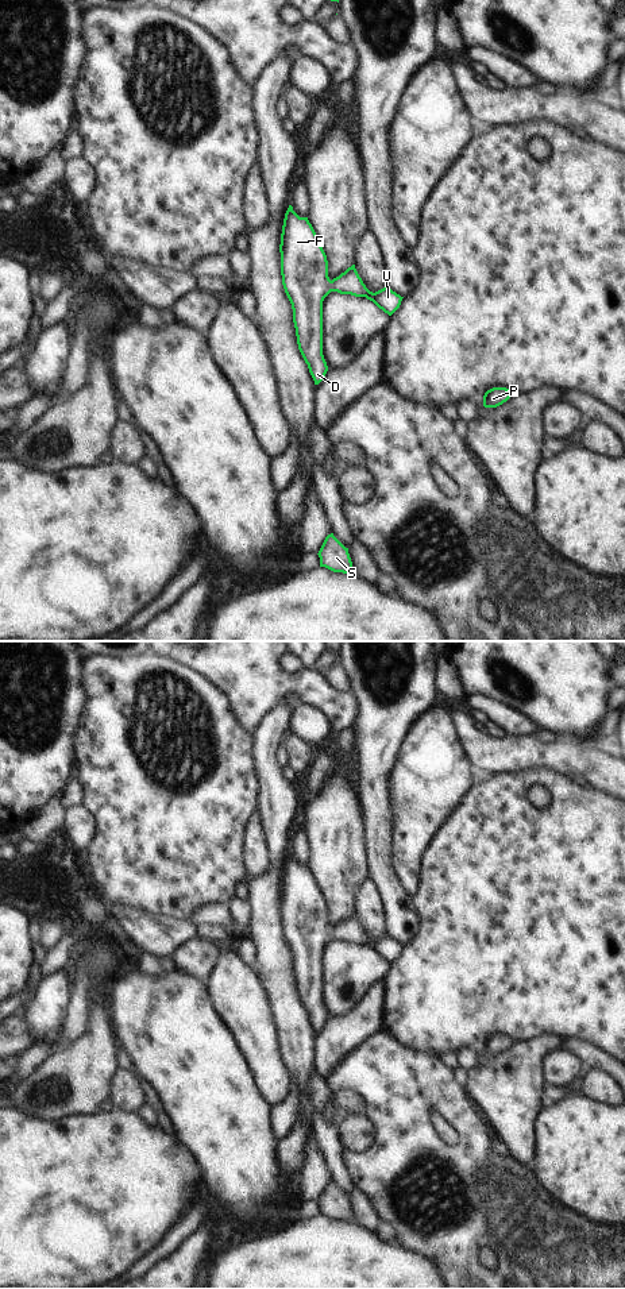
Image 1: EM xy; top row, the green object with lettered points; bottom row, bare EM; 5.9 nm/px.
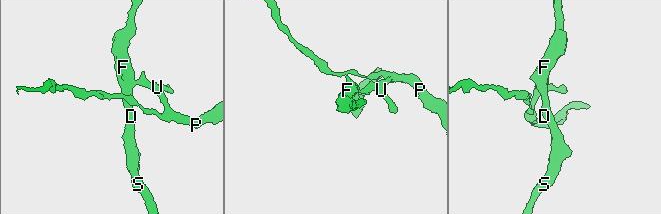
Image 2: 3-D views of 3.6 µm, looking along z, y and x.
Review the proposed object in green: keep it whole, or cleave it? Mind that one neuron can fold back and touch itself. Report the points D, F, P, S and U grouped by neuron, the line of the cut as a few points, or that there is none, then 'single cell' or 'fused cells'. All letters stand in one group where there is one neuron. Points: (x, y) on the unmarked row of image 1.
D F P S U | no cut | single cell

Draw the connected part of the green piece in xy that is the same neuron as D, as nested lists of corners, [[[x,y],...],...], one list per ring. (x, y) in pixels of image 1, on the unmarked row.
[[[289,853],[281,881],[281,923],[292,952],[298,997],[319,1033],[328,1014],[323,1003],[323,949],[331,939],[366,945],[391,964],[404,945],[389,935],[370,939],[355,912],[332,929],[327,903],[308,865],[300,865]]]

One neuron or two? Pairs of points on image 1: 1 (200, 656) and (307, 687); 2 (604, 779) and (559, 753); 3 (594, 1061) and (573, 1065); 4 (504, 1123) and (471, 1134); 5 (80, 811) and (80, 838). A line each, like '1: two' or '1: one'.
1: one
2: one
3: two
4: two
5: one

